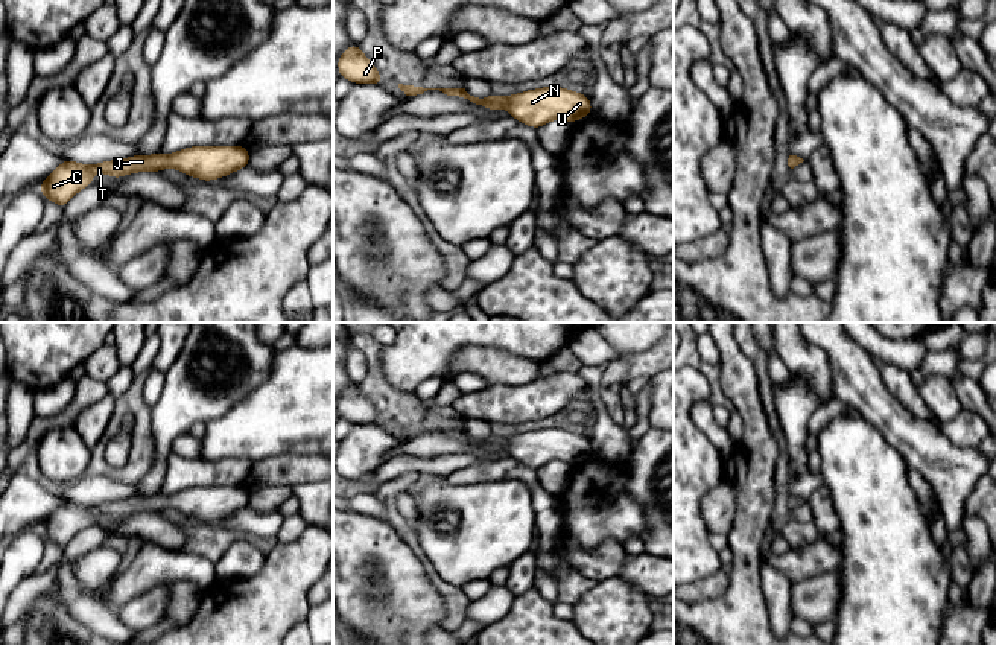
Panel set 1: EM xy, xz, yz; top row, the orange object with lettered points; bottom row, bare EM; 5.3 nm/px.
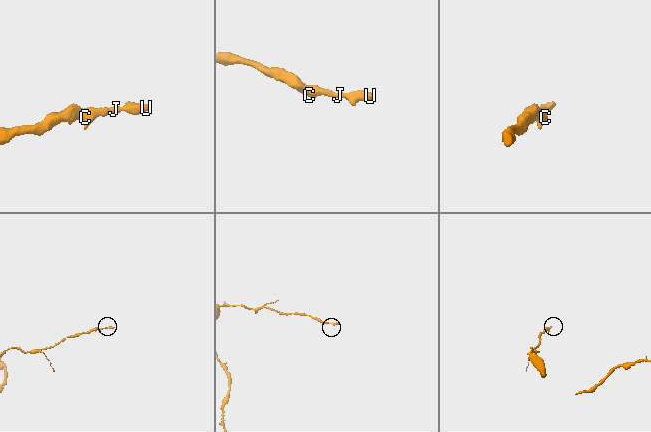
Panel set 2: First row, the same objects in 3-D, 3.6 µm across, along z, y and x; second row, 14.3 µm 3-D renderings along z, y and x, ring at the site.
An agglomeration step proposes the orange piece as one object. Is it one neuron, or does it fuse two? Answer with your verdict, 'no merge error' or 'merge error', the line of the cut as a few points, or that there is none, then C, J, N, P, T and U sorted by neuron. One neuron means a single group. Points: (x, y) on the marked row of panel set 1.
no merge error; no cut; C J N P T U

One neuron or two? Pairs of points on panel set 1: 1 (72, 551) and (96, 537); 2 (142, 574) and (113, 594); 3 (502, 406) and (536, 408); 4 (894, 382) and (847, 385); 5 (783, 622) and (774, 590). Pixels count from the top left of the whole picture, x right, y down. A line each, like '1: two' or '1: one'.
1: one
2: one
3: one
4: two
5: one

